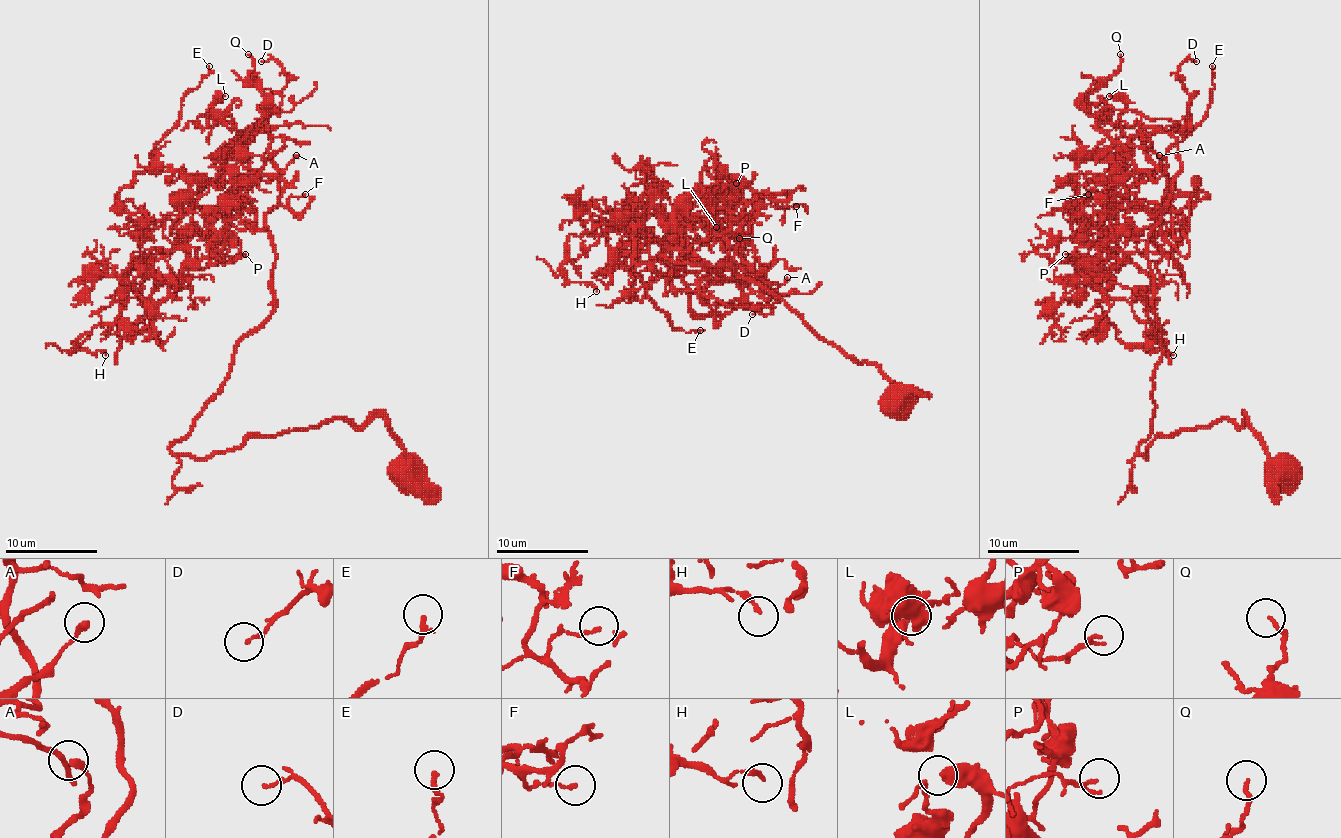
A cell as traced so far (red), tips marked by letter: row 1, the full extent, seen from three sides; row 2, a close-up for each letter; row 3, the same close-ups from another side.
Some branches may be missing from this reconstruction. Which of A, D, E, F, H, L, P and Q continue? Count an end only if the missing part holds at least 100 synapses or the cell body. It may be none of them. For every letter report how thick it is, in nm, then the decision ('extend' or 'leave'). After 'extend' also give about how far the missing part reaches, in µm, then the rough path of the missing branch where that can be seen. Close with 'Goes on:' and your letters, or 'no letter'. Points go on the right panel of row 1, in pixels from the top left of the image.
A: 180 nm | leave
D: 90 nm | leave
E: 200 nm | leave
F: 100 nm | leave
H: 120 nm | leave
L: 440 nm | leave
P: 100 nm | leave
Q: 130 nm | leave
Goes on: no letter

